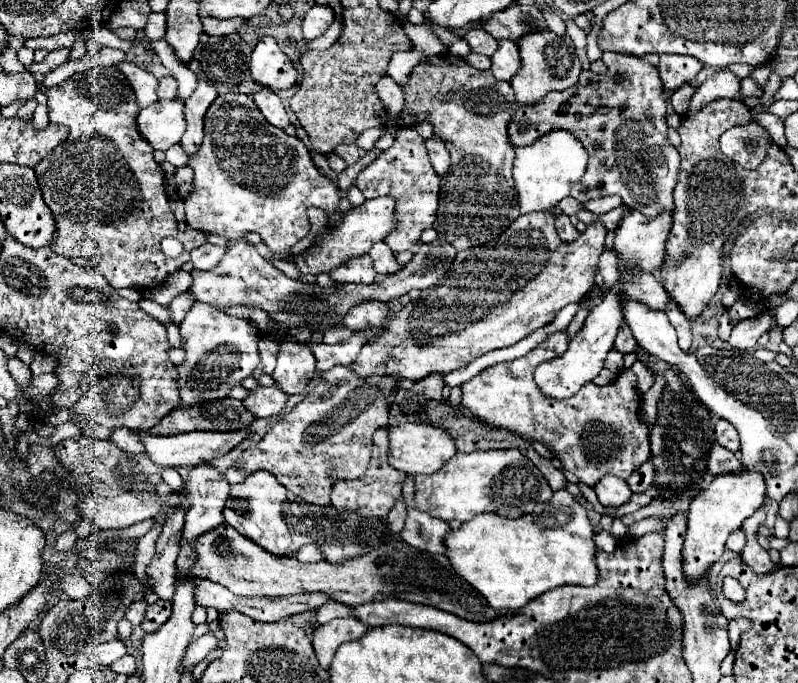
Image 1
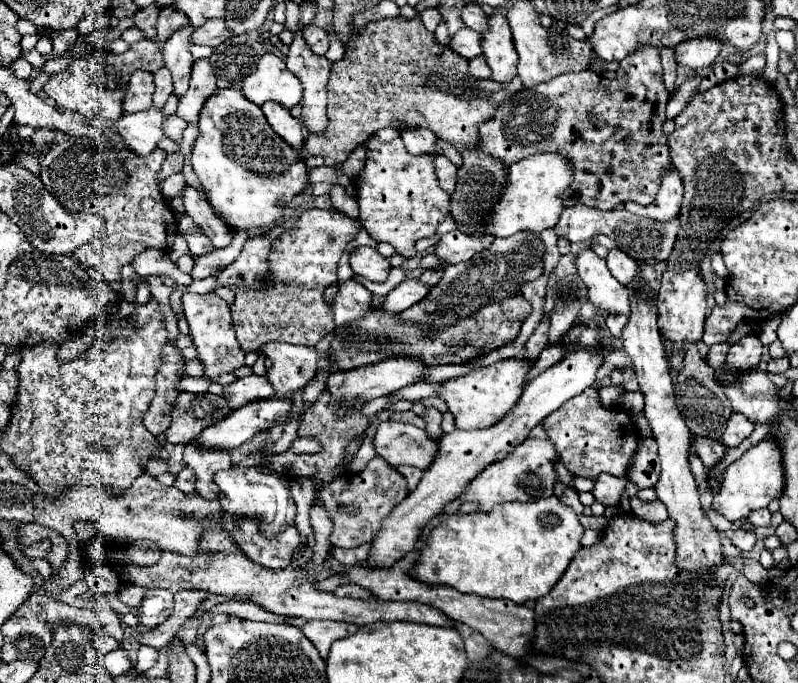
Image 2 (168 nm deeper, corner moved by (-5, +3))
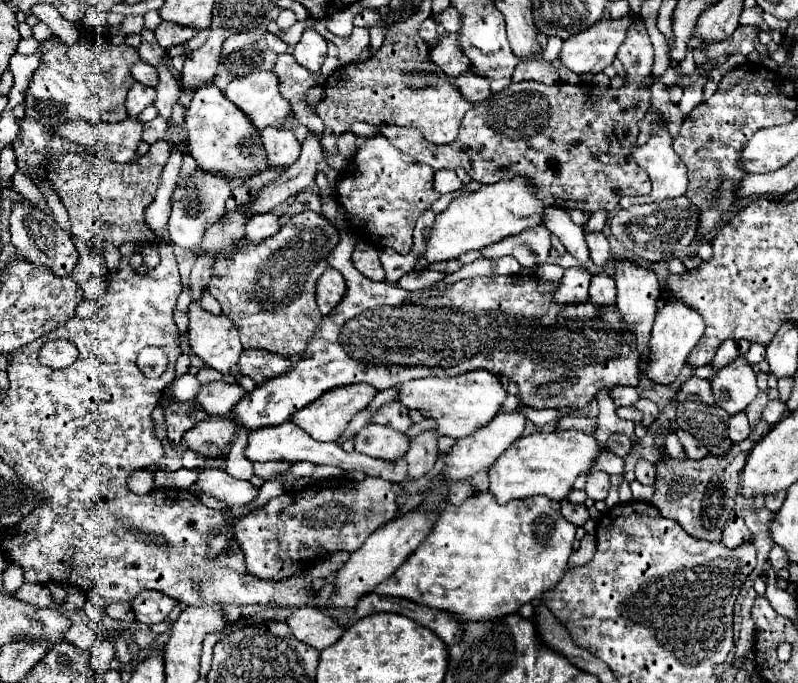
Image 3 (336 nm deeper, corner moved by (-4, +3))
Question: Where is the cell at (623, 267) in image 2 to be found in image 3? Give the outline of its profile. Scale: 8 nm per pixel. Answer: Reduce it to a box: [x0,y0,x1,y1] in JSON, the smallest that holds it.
[586,231,610,267]

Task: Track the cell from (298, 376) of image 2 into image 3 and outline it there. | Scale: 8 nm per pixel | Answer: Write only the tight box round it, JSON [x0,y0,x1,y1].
[238,349,294,385]

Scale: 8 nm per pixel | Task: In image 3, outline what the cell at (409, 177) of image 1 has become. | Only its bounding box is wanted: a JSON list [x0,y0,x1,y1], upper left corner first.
[338,135,440,255]

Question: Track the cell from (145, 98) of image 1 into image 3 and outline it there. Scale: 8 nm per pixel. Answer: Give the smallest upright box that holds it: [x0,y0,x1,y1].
[126,83,156,117]

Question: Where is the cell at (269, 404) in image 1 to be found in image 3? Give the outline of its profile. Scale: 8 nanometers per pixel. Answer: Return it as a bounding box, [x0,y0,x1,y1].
[198,381,246,417]

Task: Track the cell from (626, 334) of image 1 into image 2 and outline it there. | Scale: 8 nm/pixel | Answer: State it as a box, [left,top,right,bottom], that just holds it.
[605,315,629,337]

